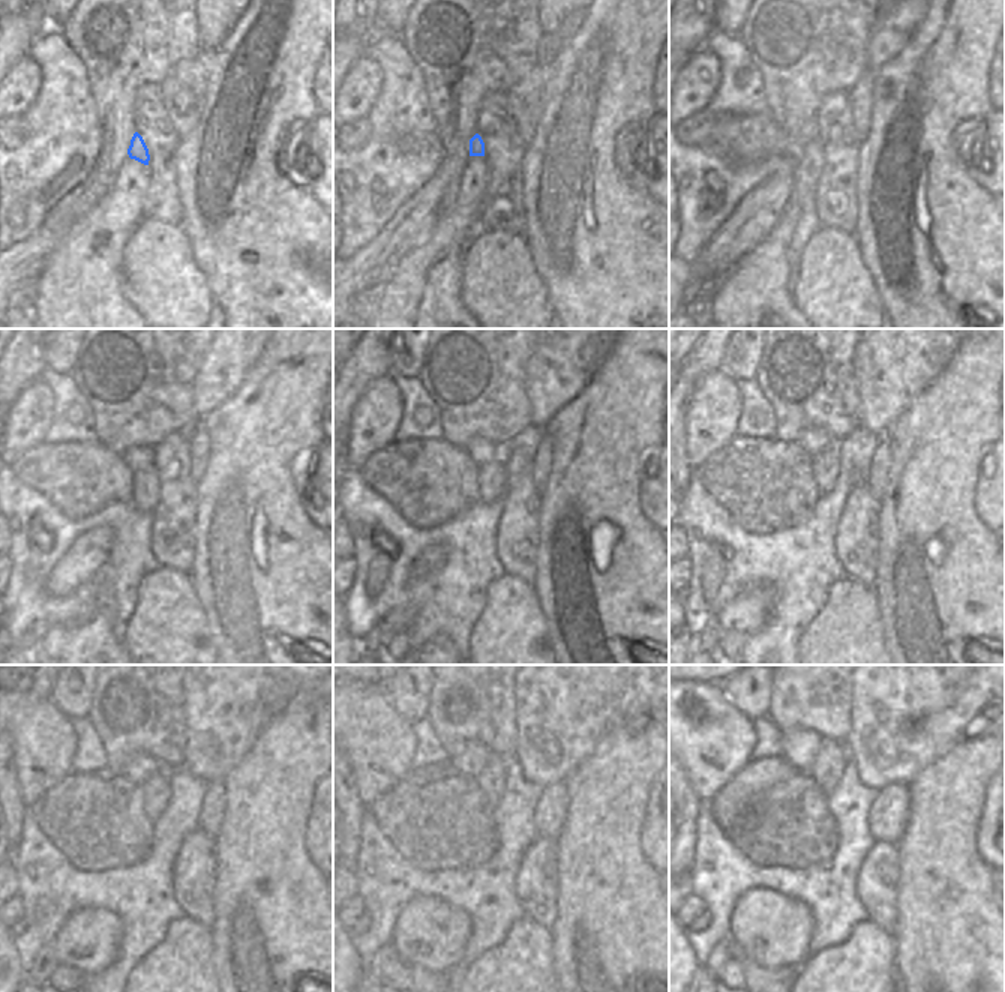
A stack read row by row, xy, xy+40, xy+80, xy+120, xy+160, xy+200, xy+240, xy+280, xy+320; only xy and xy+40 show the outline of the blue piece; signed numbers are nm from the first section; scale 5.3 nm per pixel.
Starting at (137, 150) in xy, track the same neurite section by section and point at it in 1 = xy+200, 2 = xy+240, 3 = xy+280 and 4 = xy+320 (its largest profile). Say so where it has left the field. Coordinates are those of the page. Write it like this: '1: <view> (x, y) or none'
1: xy+200 (813, 441)
2: xy+240 (140, 767)
3: xy+280 (474, 757)
4: xy+320 (800, 748)

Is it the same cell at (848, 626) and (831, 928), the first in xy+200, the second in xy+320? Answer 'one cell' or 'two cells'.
two cells

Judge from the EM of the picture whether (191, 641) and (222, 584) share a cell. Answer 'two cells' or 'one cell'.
two cells

